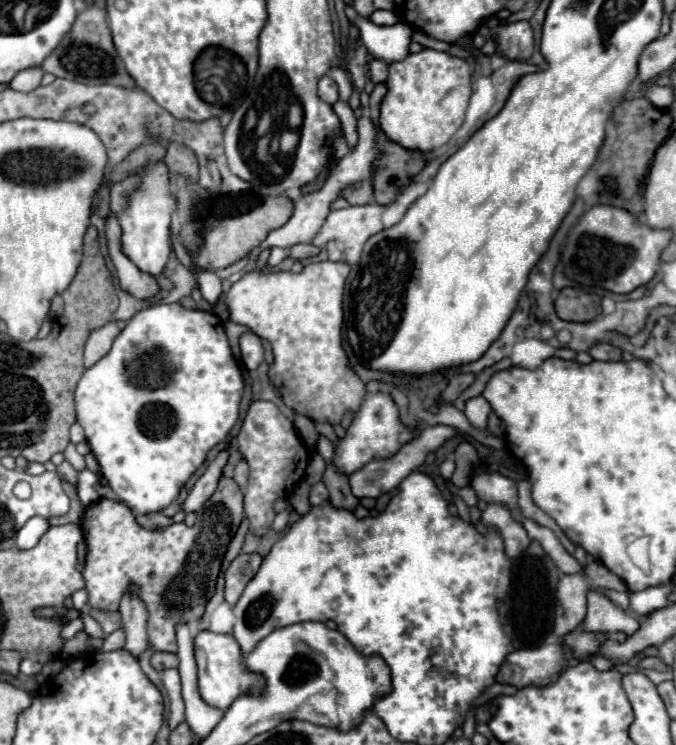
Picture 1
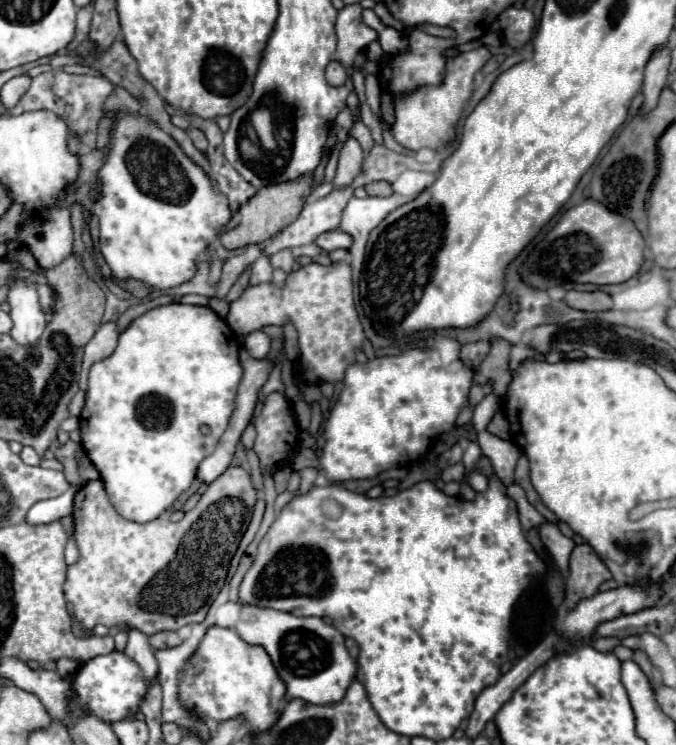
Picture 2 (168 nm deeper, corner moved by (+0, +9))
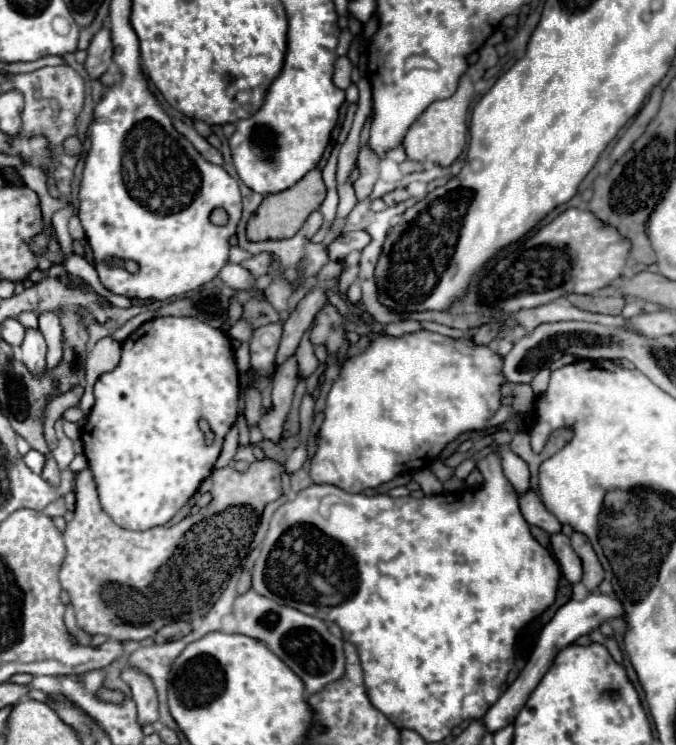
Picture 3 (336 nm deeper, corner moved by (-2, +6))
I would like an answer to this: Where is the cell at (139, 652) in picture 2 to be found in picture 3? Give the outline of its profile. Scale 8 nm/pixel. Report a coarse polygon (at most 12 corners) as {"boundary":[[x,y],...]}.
{"boundary":[[134,668],[122,670],[138,708],[140,726],[158,722],[152,680]]}

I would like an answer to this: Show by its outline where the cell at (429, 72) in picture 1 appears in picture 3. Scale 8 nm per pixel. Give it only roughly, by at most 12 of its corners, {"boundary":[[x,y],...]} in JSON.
{"boundary":[[492,46],[432,102],[402,146],[410,160],[450,166],[466,144],[474,84],[498,62]]}

